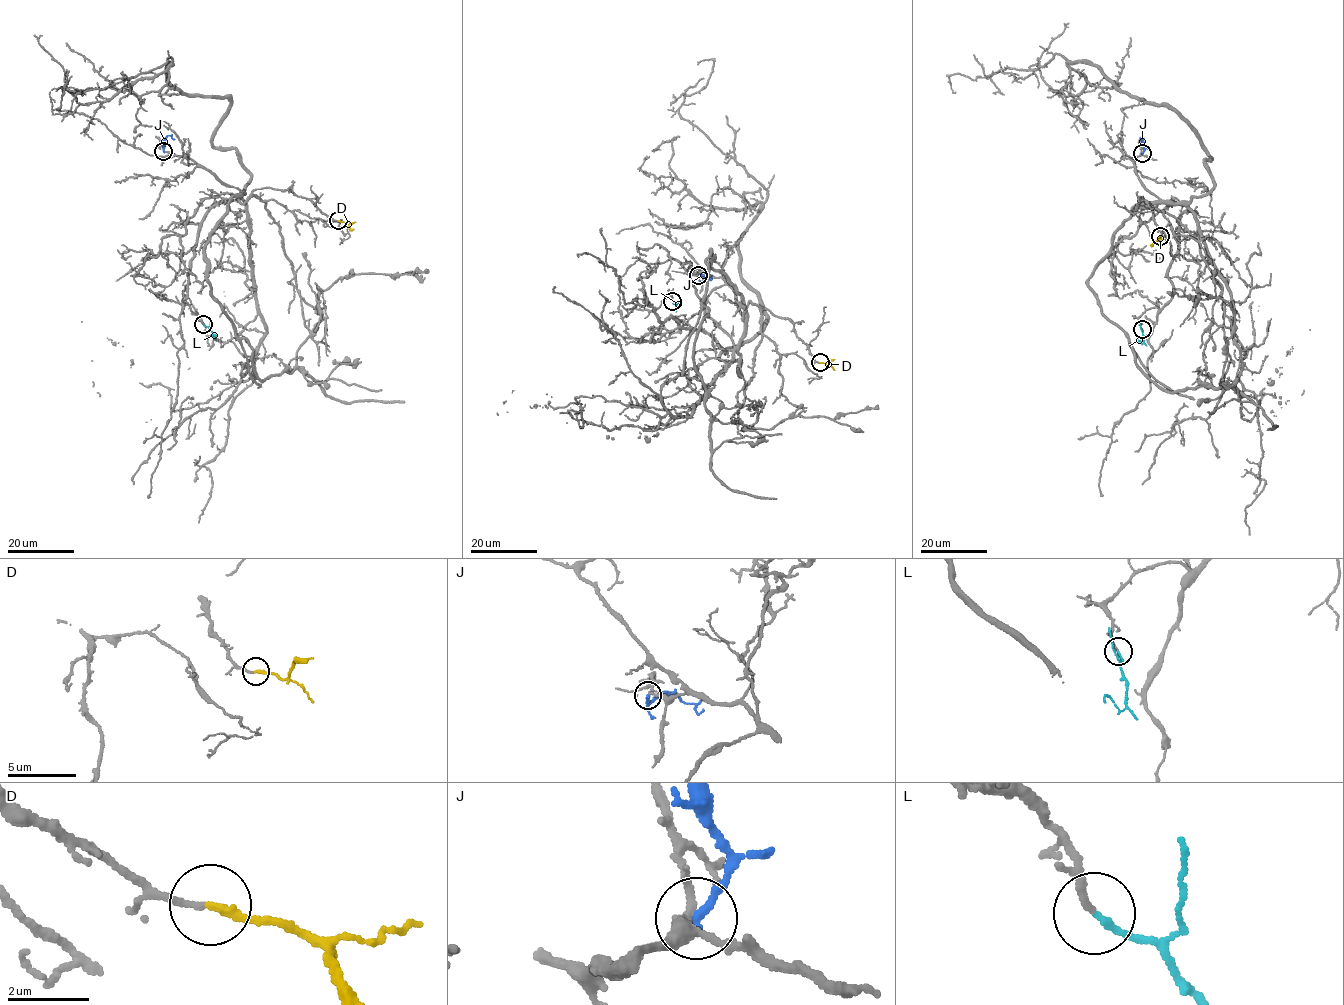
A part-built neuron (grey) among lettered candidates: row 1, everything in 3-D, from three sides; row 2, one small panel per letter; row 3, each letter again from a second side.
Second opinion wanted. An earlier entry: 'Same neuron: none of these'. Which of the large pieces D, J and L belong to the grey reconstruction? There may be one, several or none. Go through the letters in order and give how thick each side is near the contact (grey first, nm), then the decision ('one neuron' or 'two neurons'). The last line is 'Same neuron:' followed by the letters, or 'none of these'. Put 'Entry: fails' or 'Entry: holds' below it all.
D: 150/200 nm | one neuron
J: 190/240 nm | two neurons
L: 180/160 nm | two neurons
Same neuron: D
Entry: fails

